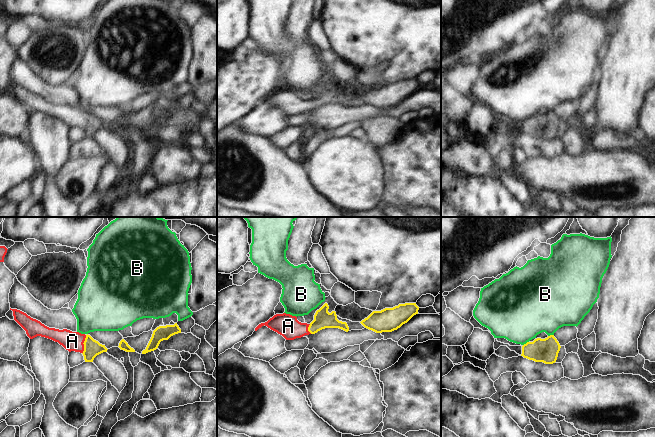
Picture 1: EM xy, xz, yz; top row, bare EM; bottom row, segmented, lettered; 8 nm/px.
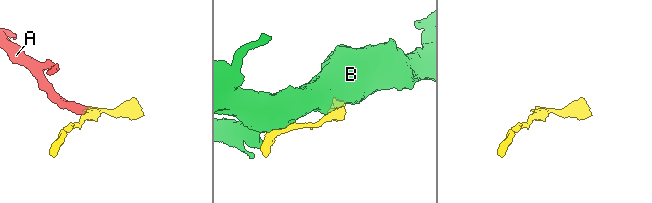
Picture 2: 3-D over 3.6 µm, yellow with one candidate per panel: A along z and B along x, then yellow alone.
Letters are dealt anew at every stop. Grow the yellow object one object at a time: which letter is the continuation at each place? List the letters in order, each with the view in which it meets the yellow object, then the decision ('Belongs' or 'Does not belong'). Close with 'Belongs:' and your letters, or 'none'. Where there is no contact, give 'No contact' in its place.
A: Touches yellow in xy. Belongs
B: Touches yellow in yz. Does not belong
Belongs: A

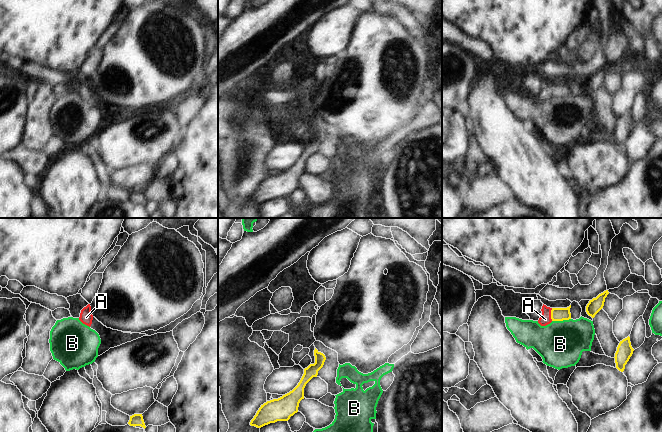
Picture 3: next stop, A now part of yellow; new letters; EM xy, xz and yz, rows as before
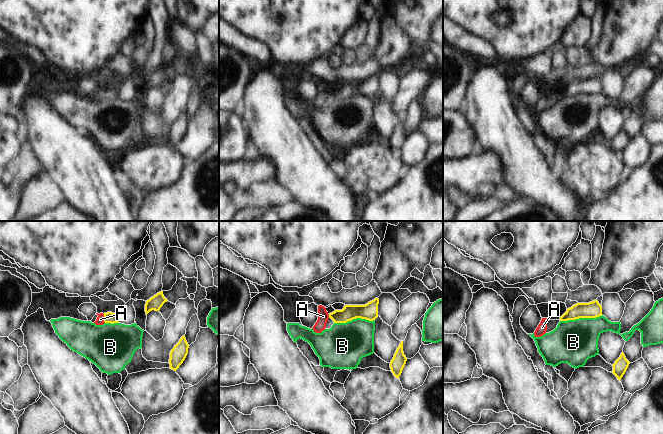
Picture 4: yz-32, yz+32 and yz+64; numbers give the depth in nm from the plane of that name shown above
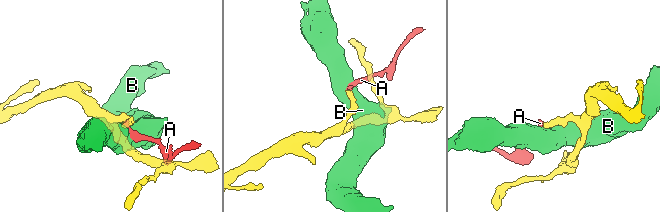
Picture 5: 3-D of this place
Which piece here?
A: Touches yellow in yz. Belongs
B: Touches yellow in yz. Does not belong
Belongs: A

